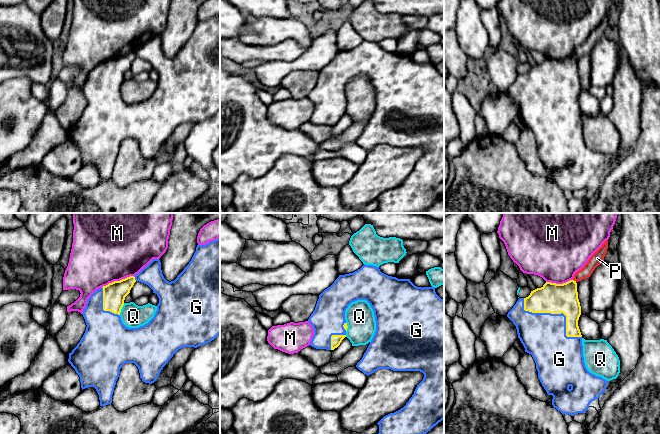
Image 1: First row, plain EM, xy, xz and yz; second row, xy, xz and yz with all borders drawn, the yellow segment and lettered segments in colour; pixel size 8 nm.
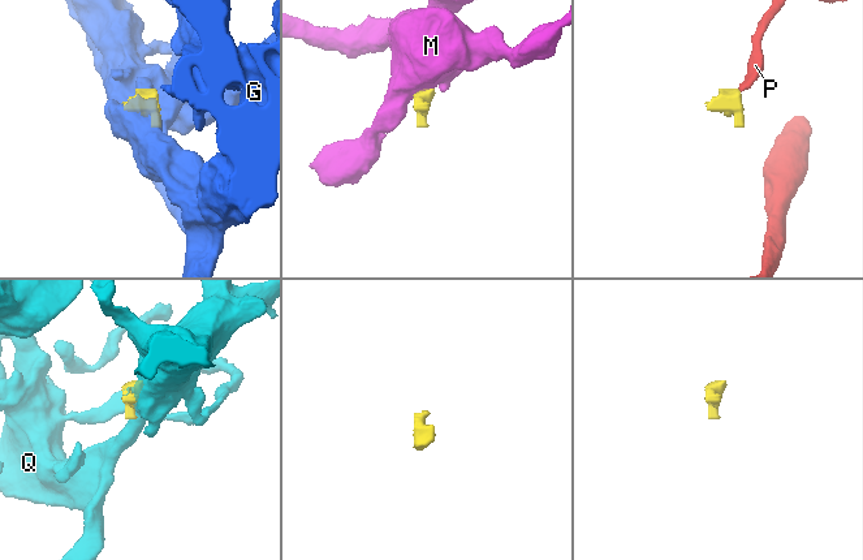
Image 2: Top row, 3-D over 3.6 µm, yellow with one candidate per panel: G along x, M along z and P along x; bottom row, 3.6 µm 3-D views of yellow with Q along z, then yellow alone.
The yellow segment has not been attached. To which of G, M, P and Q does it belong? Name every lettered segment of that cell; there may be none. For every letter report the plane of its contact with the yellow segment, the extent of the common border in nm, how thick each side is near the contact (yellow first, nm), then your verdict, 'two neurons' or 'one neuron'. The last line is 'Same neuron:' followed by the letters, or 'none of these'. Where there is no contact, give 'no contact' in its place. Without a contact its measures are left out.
G: yz | 550 nm | 240/360 nm | one neuron
M: xy | 280 nm | 180/480 nm | two neurons
P: yz | 40 nm | 240/100 nm | two neurons
Q: xy | 100 nm | 180/190 nm | two neurons
Same neuron: G

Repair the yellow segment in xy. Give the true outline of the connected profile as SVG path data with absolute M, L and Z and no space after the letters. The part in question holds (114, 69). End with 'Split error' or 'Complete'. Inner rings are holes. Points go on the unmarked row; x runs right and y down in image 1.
M220 13L205 21L198 20L191 37L174 57L169 58L164 54L160 36L153 35L135 52L114 57L97 65L88 74L82 91L87 103L80 118L69 129L68 135L80 153L82 166L94 163L99 171L100 182L111 180L120 145L125 139L134 139L138 143L143 158L154 159L163 143L179 125L197 124L211 118L220 110ZM136 57L148 61L158 72L159 79L154 93L147 100L138 104L128 104L122 99L120 88L125 73Z. Split error

